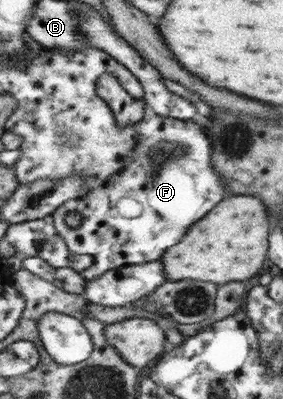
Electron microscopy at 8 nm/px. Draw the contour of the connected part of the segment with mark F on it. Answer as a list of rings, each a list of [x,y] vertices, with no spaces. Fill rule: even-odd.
[[[156,114],[141,120],[136,128],[138,138],[128,164],[104,186],[91,190],[87,197],[69,201],[52,214],[58,234],[65,239],[71,253],[94,257],[93,265],[80,273],[88,282],[119,267],[161,260],[167,250],[177,245],[183,235],[227,195],[225,181],[217,175],[211,163],[212,147],[208,133],[197,119],[185,121]],[[69,211],[81,213],[81,227],[71,229],[65,225]]]

